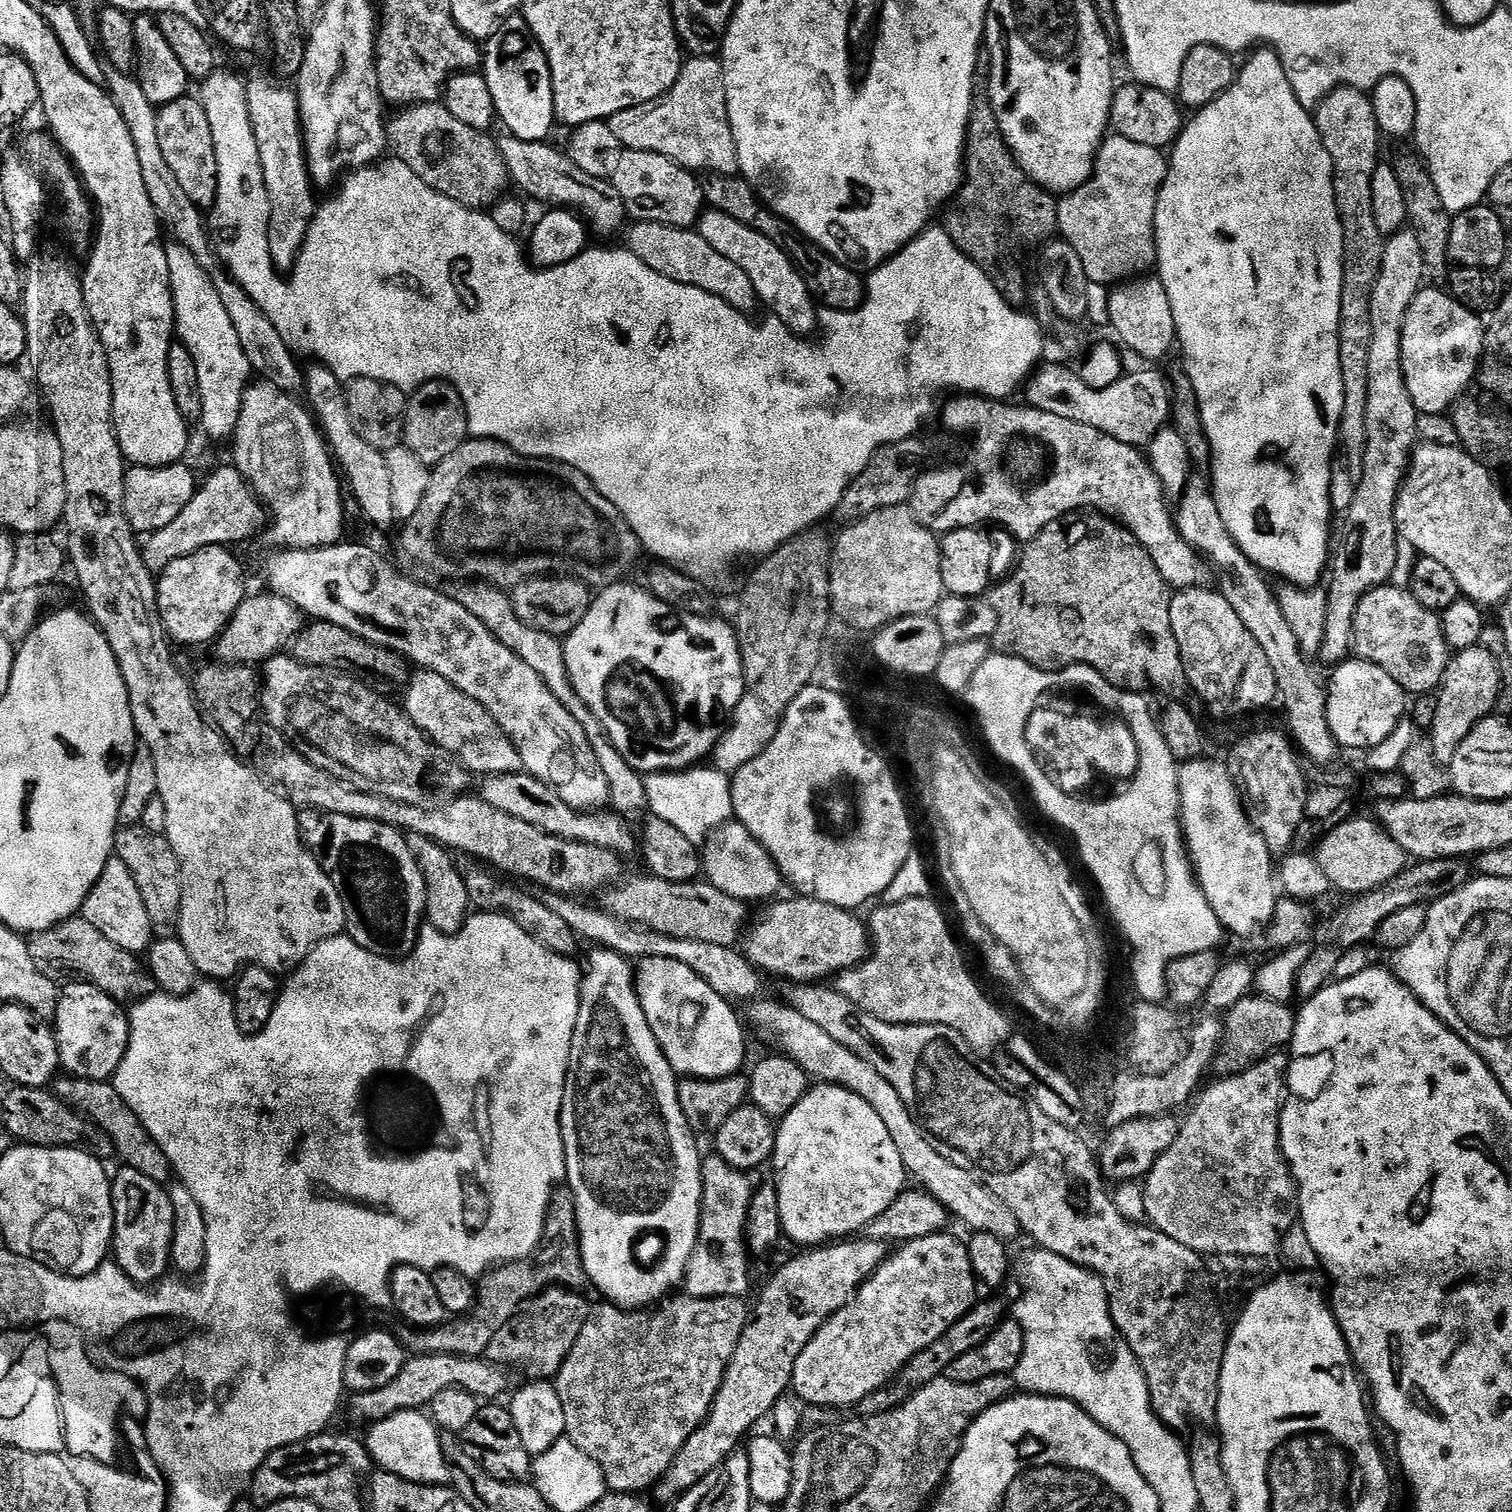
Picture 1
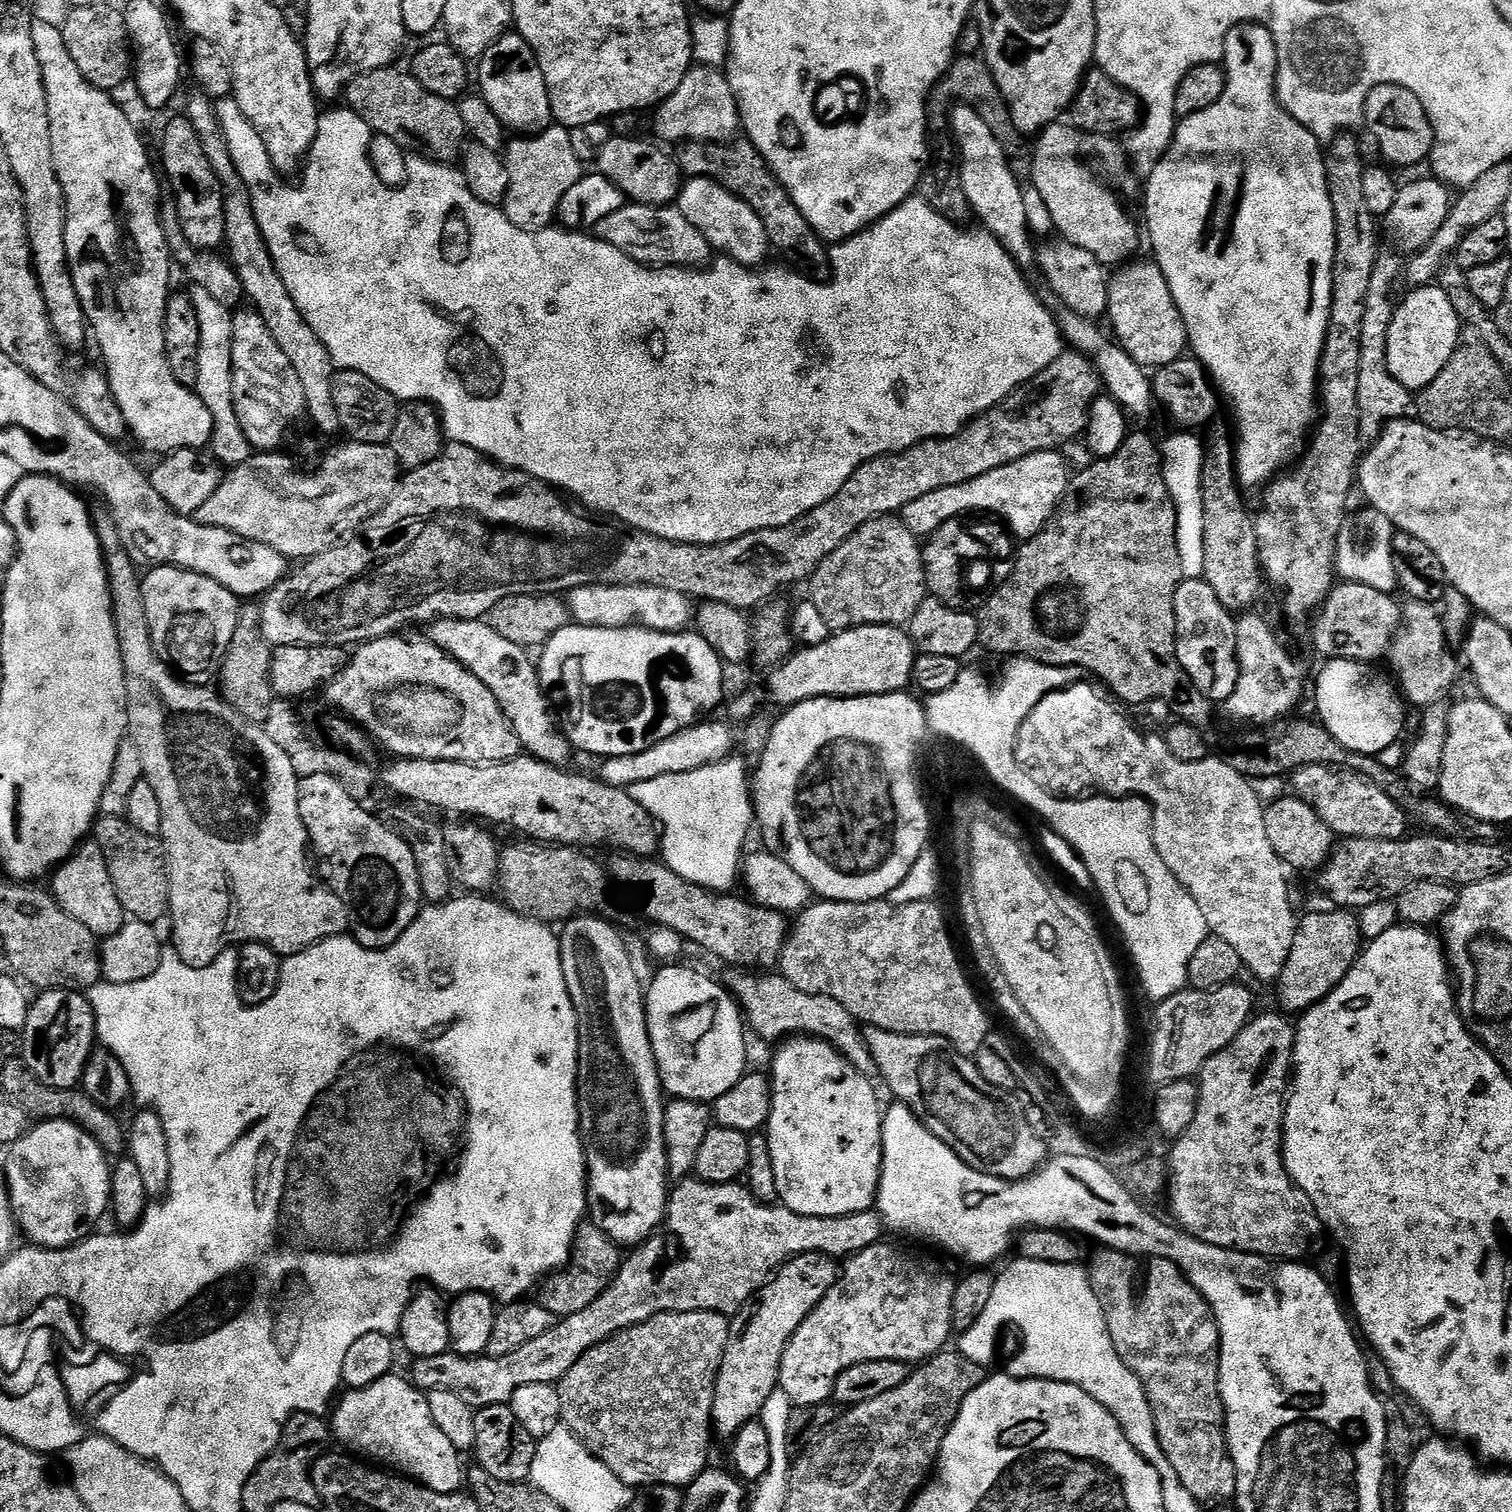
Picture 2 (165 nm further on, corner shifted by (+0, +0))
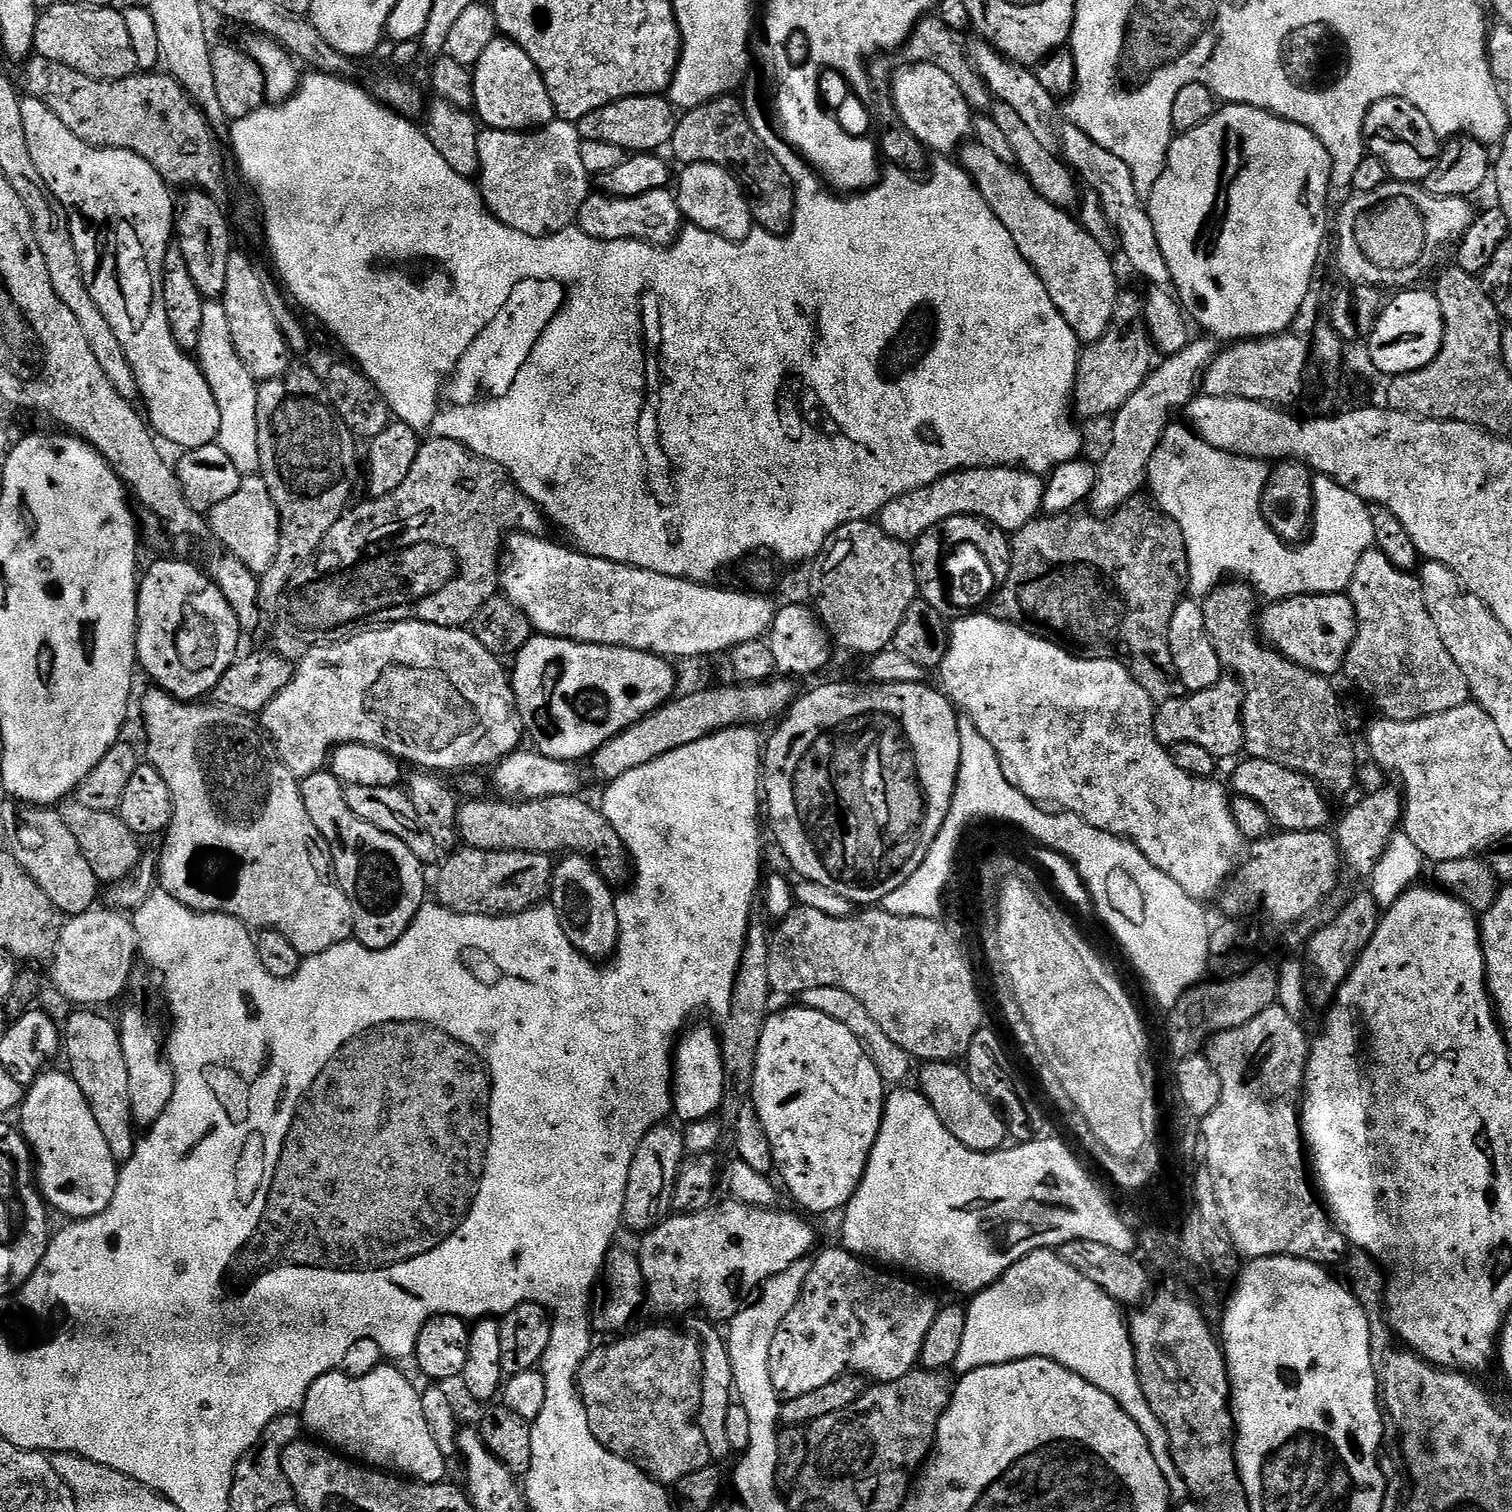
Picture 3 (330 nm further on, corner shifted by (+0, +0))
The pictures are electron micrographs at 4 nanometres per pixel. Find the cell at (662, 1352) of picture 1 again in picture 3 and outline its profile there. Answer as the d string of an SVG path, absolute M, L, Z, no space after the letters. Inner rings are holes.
M644 1328L635 1332L617 1339L620 1341L609 1348L593 1347L580 1368L580 1397L590 1418L590 1430L602 1446L631 1460L652 1479L674 1486L686 1474L710 1464L706 1438L696 1421L702 1398L700 1342L695 1335L687 1336L676 1328Z

